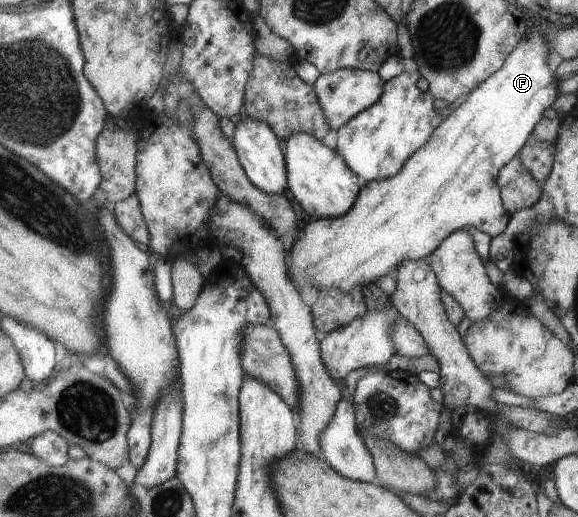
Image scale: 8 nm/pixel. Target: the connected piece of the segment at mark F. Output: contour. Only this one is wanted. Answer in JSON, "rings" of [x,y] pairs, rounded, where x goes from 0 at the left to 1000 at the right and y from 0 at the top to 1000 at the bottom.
{"rings":[[[912,58],[912,64],[901,79],[894,81],[891,95],[886,103],[872,114],[870,126],[846,147],[829,166],[822,166],[804,188],[792,207],[789,207],[780,221],[777,221],[753,251],[747,253],[746,265],[725,288],[718,290],[715,300],[697,315],[694,329],[687,331],[676,342],[663,344],[657,348],[642,348],[631,356],[625,356],[621,381],[611,391],[609,404],[600,414],[593,414],[585,422],[550,422],[547,427],[531,431],[522,449],[514,455],[514,462],[505,470],[503,484],[498,485],[500,507],[500,540],[507,547],[514,563],[524,555],[545,555],[548,561],[555,557],[583,557],[592,565],[606,565],[616,559],[618,553],[626,555],[637,547],[649,547],[652,538],[666,530],[683,526],[687,515],[694,513],[701,503],[720,503],[734,499],[737,493],[746,491],[749,484],[773,460],[782,447],[794,445],[796,441],[824,439],[829,447],[843,451],[846,458],[853,458],[867,451],[879,431],[881,412],[870,398],[870,387],[865,379],[865,364],[858,354],[858,338],[870,327],[888,302],[898,296],[910,273],[915,273],[922,246],[934,234],[938,215],[950,209],[955,195],[962,190],[964,153],[957,149],[958,139],[946,128],[948,87],[938,75],[933,64]]]}

